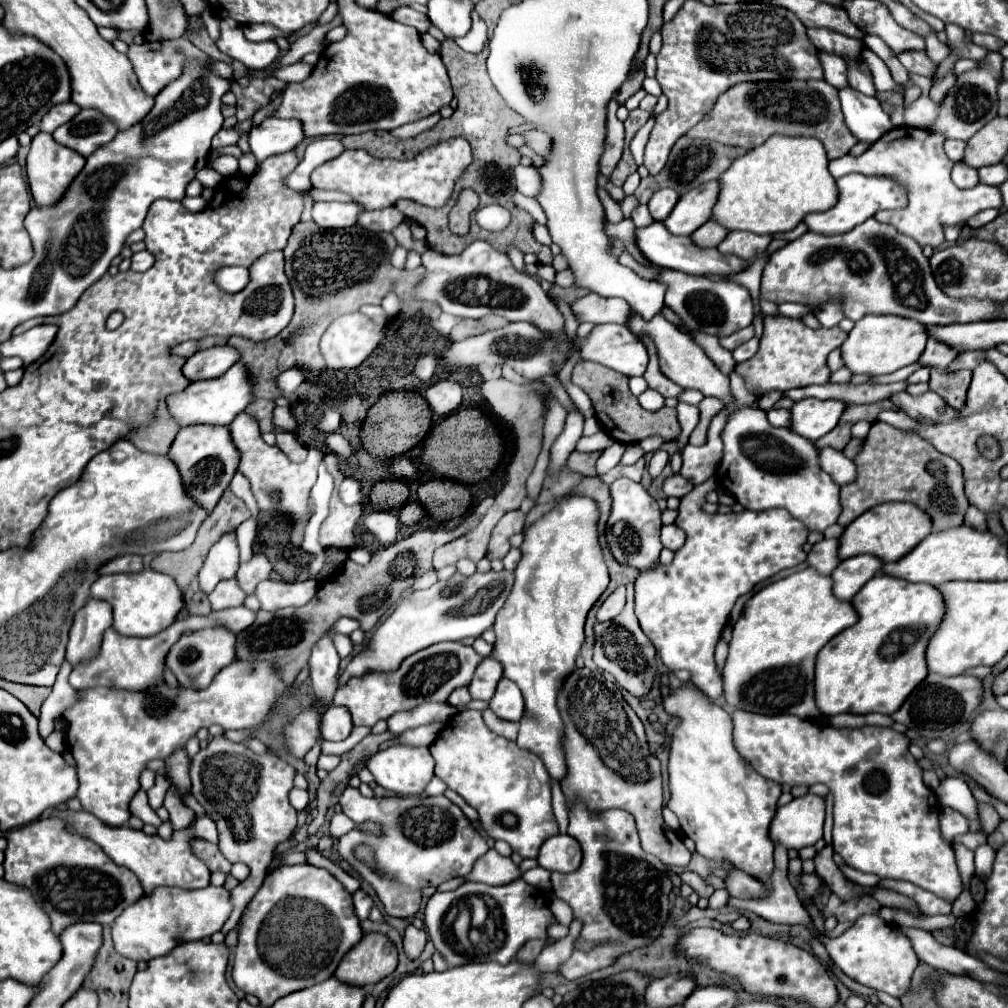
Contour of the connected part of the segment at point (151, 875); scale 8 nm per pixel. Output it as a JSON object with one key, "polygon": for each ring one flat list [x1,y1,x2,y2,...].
{"polygon":[[66,810,66,812,58,812,56,816,66,818,68,828,72,832,78,832,78,834,94,840,100,848,104,848,104,852,108,852,108,856,116,864,126,866,132,872,136,872,136,876,140,876,140,882,142,882,142,888,146,894,152,892,156,886,182,886,186,890,192,890,192,888,206,888,210,884,210,870,190,850,190,840,194,840,194,838,218,843,216,824,208,816,196,818,192,828,184,828,184,830,174,832,174,836,170,840,162,840,160,836,148,836,142,830,132,830,126,826,120,826,120,828,106,826,96,816,92,816,90,812,84,812,84,810,82,812,68,812]]}

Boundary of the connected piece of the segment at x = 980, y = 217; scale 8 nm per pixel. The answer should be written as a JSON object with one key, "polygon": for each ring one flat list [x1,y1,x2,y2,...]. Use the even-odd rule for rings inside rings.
{"polygon":[[982,210,982,212,978,212,978,214,974,214,966,224,968,226,972,226,974,230,976,228,980,228,980,226,984,226,984,224,988,224,992,218,996,218,1000,212,998,210]]}

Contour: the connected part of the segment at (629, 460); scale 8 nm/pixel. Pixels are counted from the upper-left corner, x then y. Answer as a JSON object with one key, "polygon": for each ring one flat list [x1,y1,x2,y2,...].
{"polygon":[[626,444,626,452,620,460,620,464,636,464,644,456,644,450,638,444]]}

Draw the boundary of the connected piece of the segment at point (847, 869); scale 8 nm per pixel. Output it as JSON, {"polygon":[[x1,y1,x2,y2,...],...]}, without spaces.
{"polygon":[[848,865,840,866,839,868,847,878,852,880,852,882,862,884,862,886,876,886,876,884,882,880,882,878,878,878,876,875,868,875,866,873,859,872]]}

